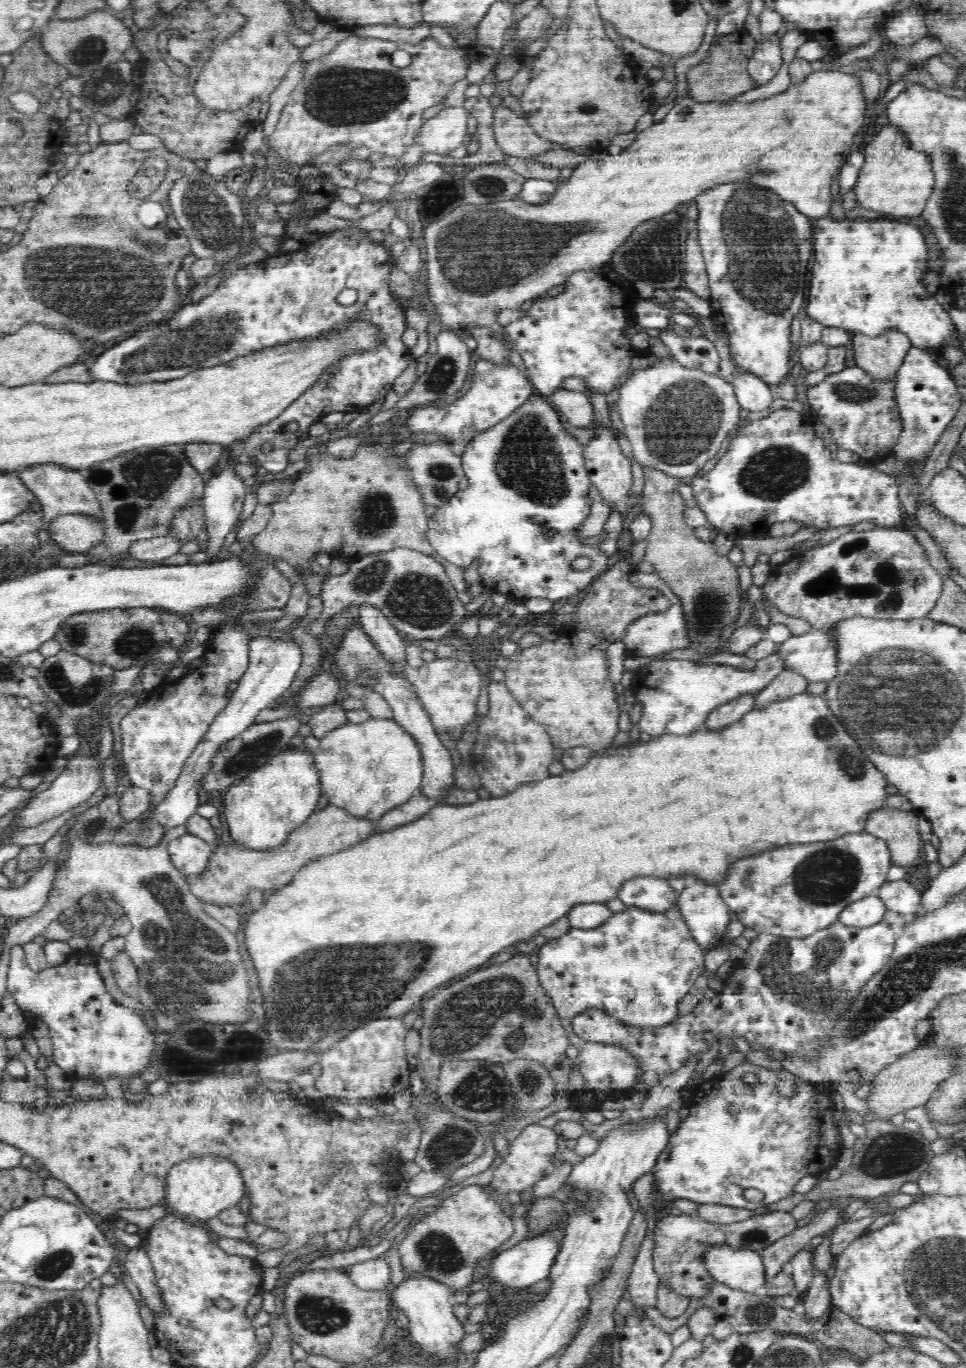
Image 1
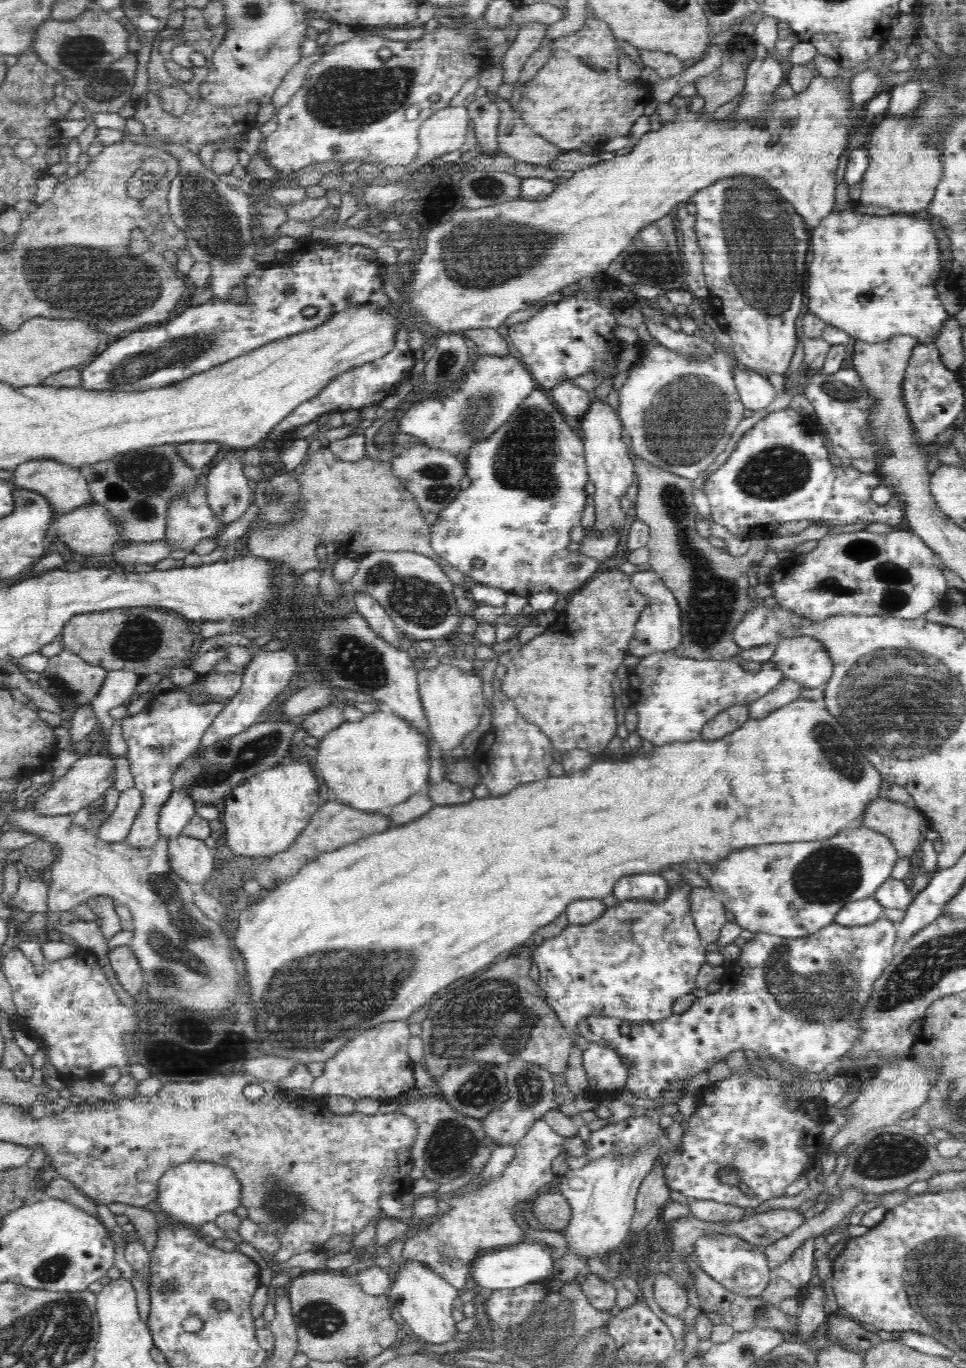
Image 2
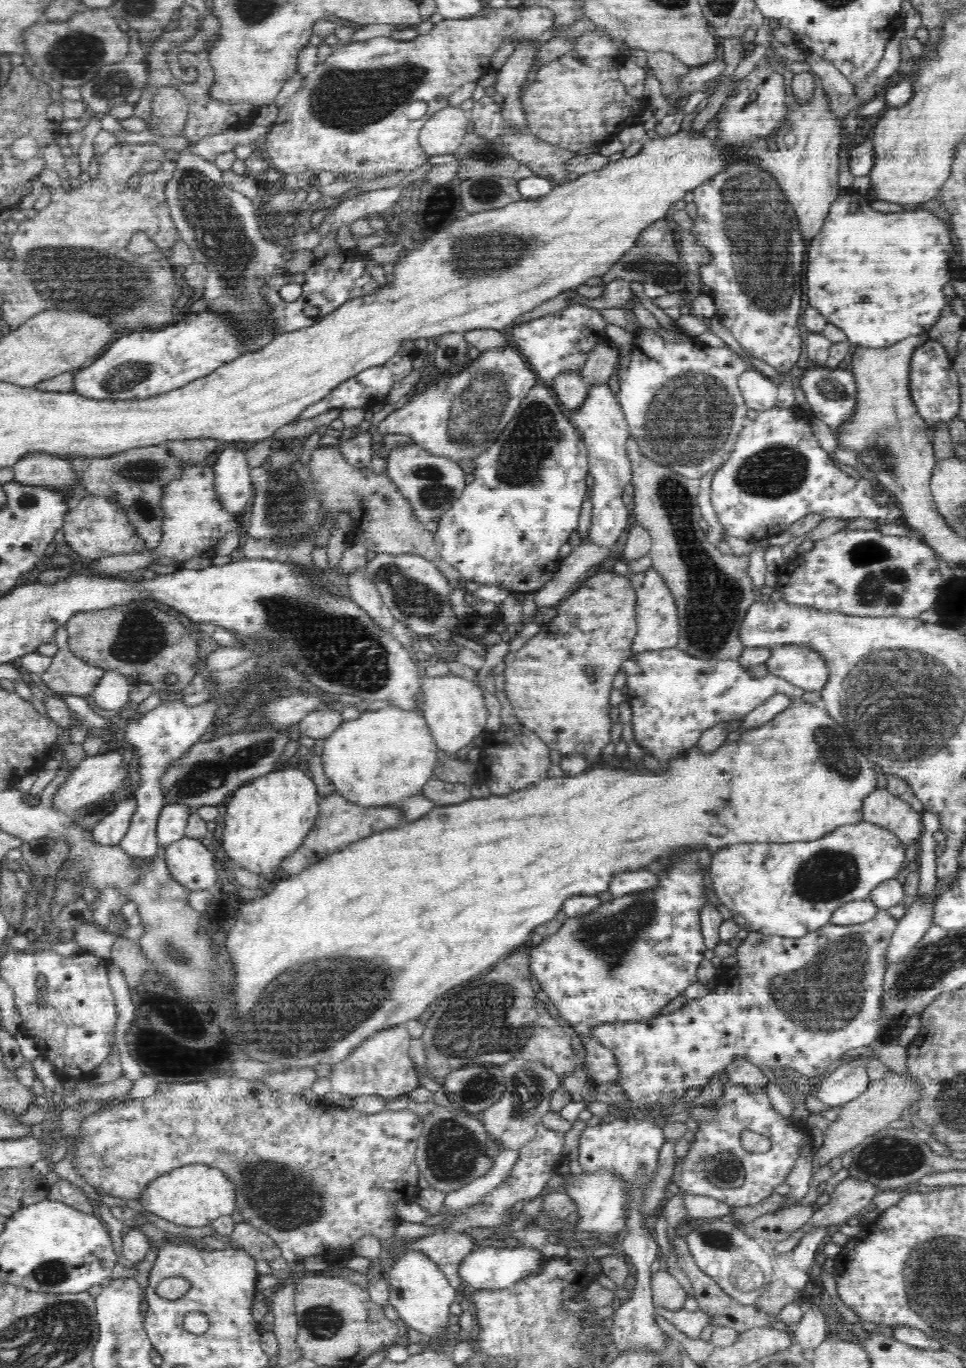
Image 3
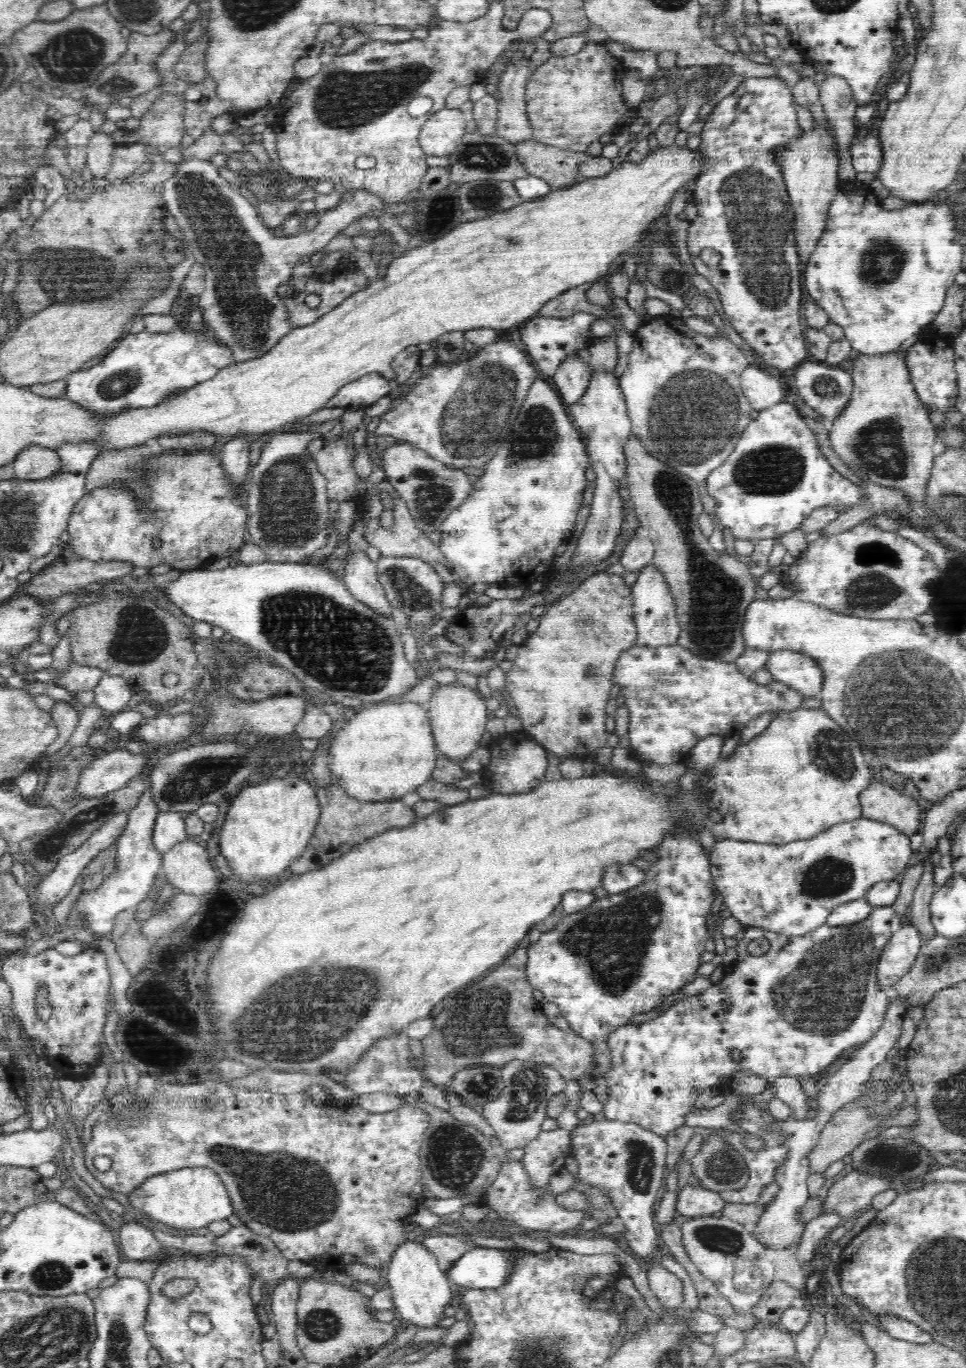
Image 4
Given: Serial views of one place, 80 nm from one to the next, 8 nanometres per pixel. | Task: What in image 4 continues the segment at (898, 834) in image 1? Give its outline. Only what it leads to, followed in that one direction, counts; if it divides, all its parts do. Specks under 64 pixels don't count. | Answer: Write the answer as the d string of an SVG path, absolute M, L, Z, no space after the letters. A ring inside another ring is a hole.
M884 779L872 781L860 794L859 801L862 817L888 823L907 837L922 828L924 811L918 807L918 802L894 789Z

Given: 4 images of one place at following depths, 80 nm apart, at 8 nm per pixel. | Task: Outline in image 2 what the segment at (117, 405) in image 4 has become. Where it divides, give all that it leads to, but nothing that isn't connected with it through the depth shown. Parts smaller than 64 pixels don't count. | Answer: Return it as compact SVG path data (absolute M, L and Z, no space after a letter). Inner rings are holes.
M310 236L298 239L296 245L295 250L277 256L268 263L262 263L258 271L246 277L244 285L246 285L248 304L241 304L235 300L220 300L214 296L203 305L186 306L184 312L182 309L178 312L178 318L173 316L164 323L164 326L155 325L152 328L141 329L140 332L128 333L128 336L120 337L110 343L95 360L81 369L79 387L116 389L130 393L174 385L196 373L206 372L212 367L227 363L263 344L318 328L334 315L349 308L370 303L381 311L380 307L383 309L391 303L388 292L384 291L384 269L387 270L388 265L380 261L380 252L377 252L376 248L369 248L364 244L332 244L332 240L314 240ZM288 287L293 288L293 291L289 295L284 295L283 290ZM306 306L318 308L317 313L313 317L302 315L302 309Z

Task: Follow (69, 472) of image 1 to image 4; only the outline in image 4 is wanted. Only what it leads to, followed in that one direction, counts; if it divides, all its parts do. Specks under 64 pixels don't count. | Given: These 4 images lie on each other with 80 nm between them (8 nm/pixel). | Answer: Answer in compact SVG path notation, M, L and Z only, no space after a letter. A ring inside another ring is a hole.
M26 447L12 462L18 480L46 480L63 471L57 451L48 447Z

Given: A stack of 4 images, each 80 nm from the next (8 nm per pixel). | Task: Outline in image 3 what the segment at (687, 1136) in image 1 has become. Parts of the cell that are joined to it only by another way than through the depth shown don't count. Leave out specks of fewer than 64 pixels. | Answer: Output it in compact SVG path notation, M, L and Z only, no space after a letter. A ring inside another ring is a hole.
M726 1083L724 1096L718 1102L718 1120L716 1122L702 1122L698 1132L694 1133L694 1144L690 1154L686 1156L682 1166L675 1166L673 1162L674 1182L682 1188L682 1194L700 1194L712 1196L730 1206L747 1207L762 1202L767 1196L775 1194L774 1188L785 1181L785 1176L792 1170L798 1158L798 1150L804 1144L800 1124L794 1124L790 1118L780 1114L770 1114L770 1102L764 1092L748 1092L742 1086ZM752 1130L766 1136L771 1142L767 1152L746 1152L740 1144L740 1132ZM719 1152L732 1152L742 1161L746 1171L745 1181L741 1187L721 1189L706 1180L704 1160L708 1155Z

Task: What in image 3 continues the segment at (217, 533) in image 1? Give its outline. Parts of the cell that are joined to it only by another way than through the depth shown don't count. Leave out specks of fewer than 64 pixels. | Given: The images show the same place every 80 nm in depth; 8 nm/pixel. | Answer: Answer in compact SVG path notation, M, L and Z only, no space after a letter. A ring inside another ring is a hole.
M229 443L213 466L215 492L226 511L246 516L252 500L253 485L246 460L246 447Z

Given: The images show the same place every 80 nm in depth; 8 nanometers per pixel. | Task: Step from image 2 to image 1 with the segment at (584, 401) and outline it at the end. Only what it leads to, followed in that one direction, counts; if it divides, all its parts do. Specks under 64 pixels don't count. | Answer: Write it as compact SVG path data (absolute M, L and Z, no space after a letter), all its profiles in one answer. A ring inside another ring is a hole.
M556 389L550 395L550 402L554 404L562 419L570 422L572 426L586 429L592 426L594 410L584 392Z

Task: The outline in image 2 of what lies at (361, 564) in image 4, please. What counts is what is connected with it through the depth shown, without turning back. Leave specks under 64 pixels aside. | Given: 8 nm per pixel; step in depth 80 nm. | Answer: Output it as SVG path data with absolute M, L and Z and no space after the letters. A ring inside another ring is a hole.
M358 592L354 595L356 602L356 611L364 617L364 620L370 629L380 635L388 646L396 647L396 650L403 650L400 648L399 629L390 618L390 615L385 612L385 609L370 594L366 592Z

